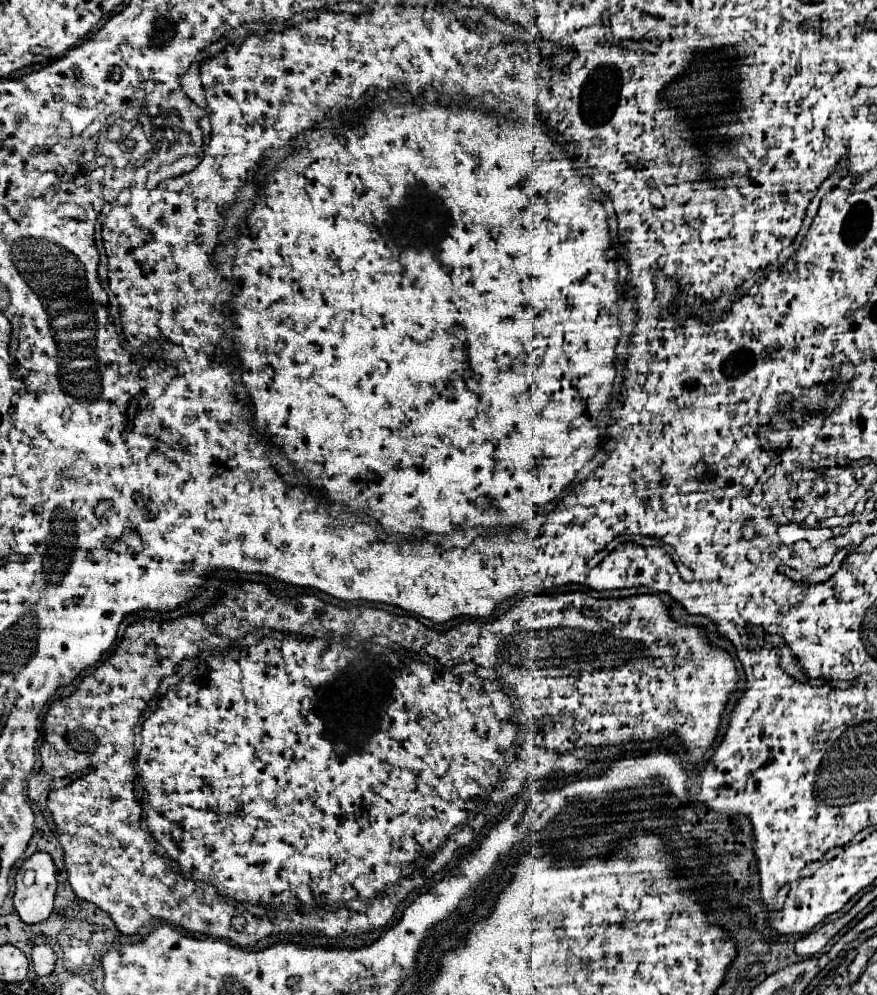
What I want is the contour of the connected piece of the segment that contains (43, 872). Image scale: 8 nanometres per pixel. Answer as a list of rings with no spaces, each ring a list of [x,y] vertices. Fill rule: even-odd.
[[[35,853],[25,859],[23,867],[17,873],[17,889],[13,897],[13,905],[23,923],[43,923],[53,913],[53,901],[57,895],[57,867],[49,853]],[[33,869],[37,873],[37,881],[27,887],[23,883],[23,873]]]

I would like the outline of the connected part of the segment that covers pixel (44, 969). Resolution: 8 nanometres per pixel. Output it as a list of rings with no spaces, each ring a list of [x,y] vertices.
[[[49,945],[33,947],[33,969],[37,975],[51,975],[57,963],[57,953]]]

